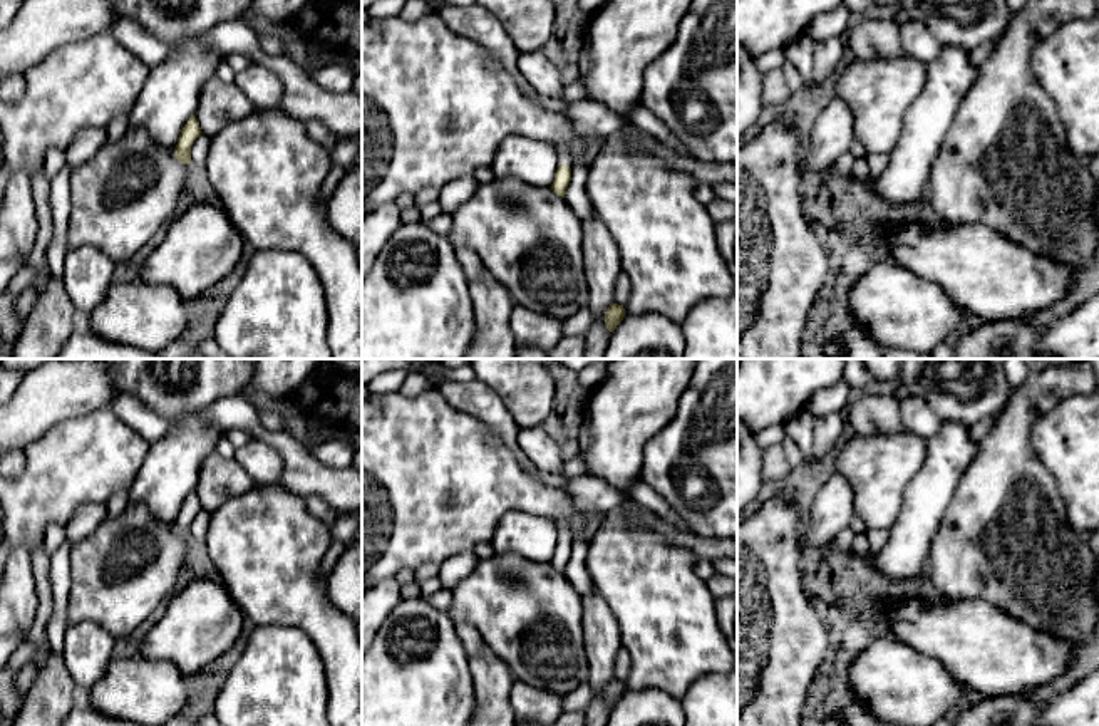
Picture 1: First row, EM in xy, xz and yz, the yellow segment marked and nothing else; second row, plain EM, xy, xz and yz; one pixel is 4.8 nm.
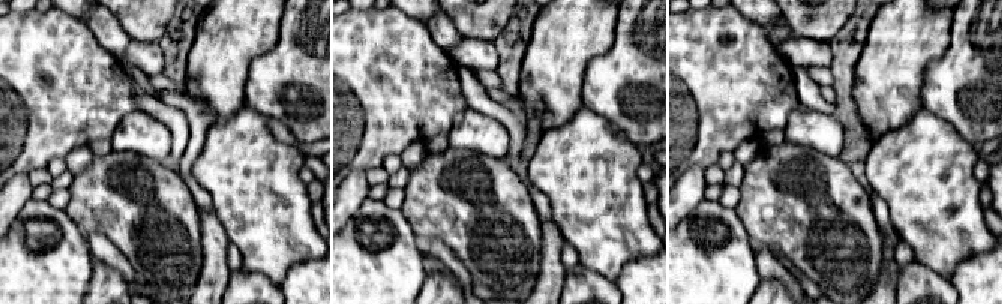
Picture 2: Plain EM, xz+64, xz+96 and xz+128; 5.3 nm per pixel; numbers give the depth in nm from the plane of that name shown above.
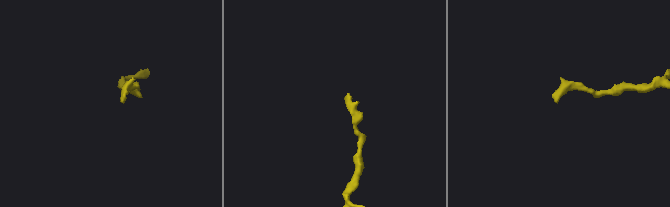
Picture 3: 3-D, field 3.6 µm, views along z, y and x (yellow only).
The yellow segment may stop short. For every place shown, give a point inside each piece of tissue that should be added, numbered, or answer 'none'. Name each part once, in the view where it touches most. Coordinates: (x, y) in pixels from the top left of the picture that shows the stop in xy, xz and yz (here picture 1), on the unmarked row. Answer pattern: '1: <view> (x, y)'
1: xz (563, 530)

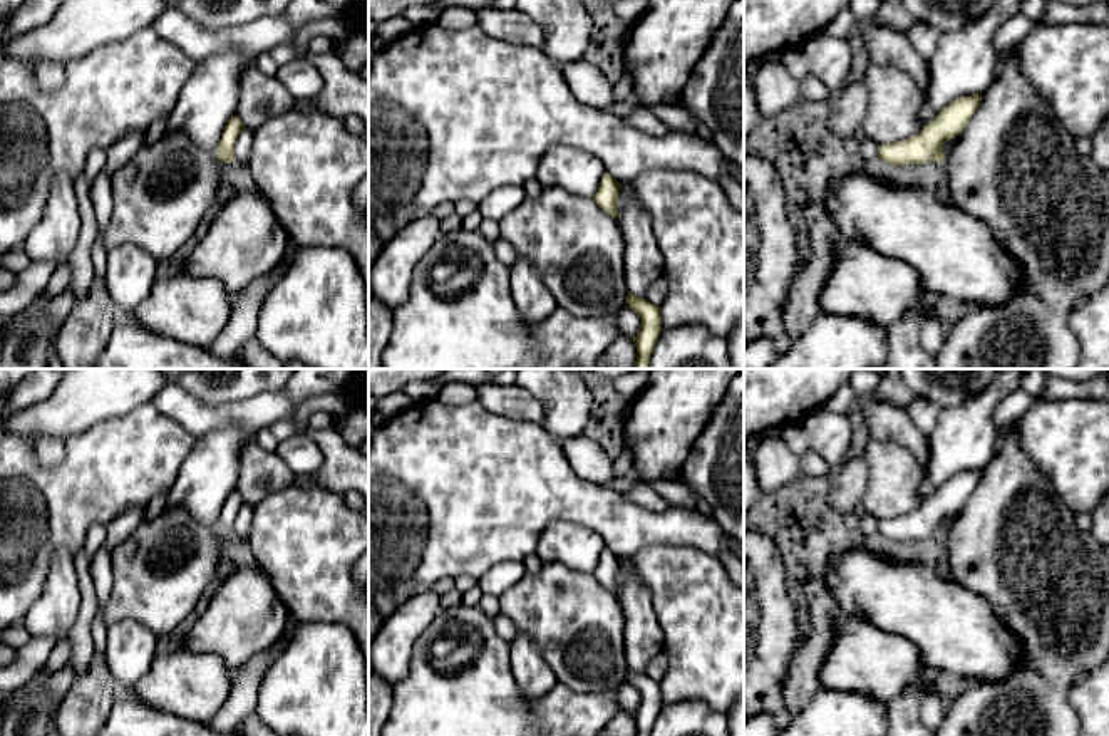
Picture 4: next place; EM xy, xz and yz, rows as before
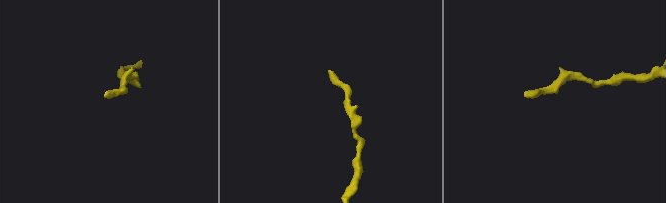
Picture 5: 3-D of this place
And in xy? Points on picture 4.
none

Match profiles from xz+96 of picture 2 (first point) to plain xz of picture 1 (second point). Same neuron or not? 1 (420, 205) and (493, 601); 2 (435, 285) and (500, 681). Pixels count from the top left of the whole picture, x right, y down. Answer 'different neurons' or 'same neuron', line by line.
1: same neuron
2: same neuron

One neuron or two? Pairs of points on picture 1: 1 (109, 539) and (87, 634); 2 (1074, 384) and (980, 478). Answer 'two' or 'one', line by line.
1: two
2: one

